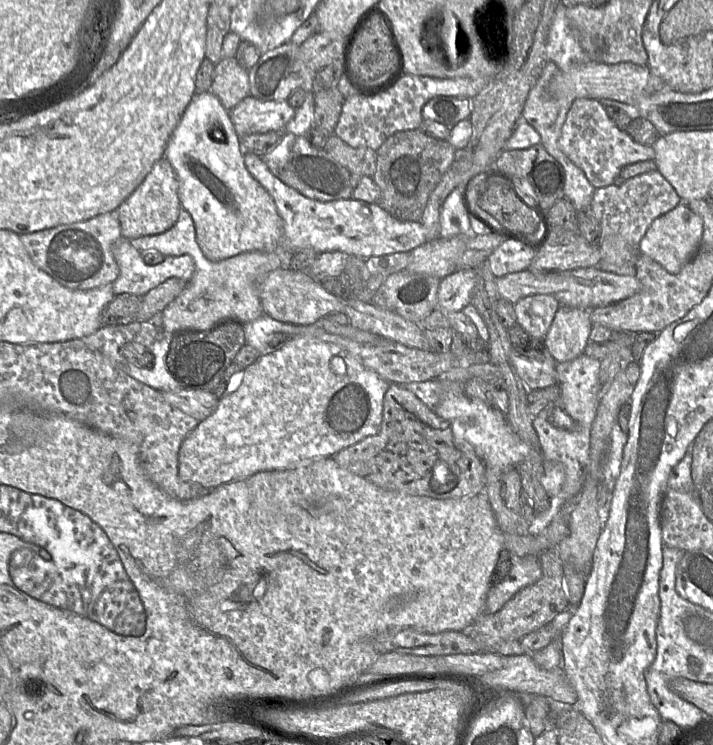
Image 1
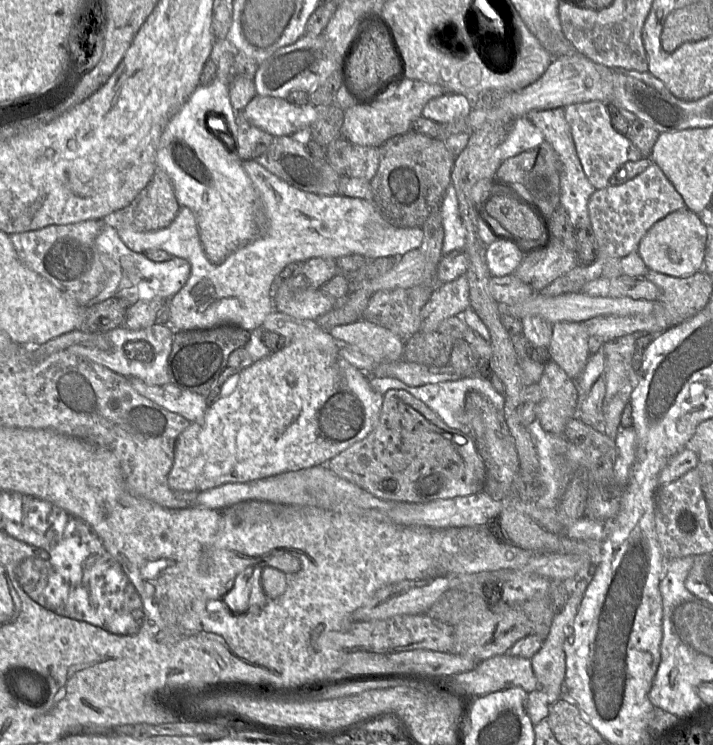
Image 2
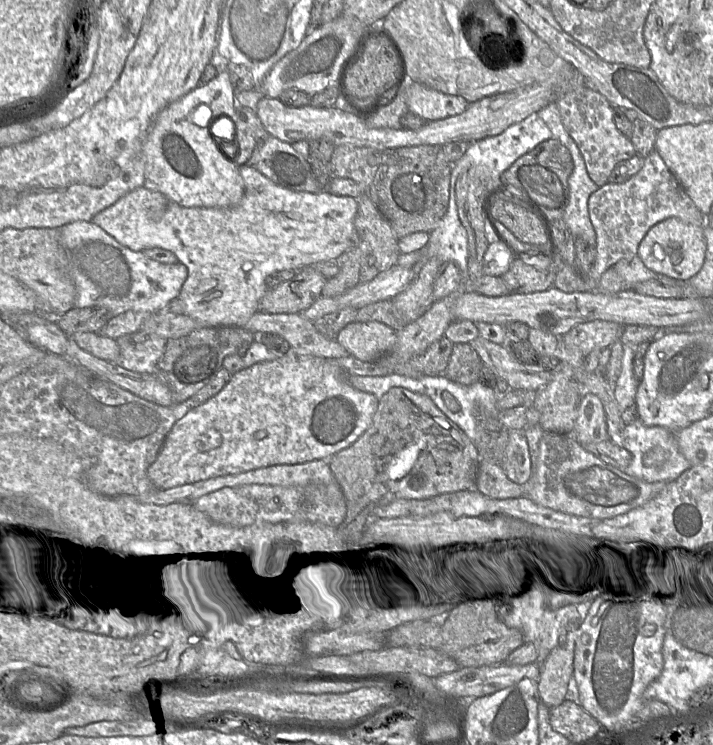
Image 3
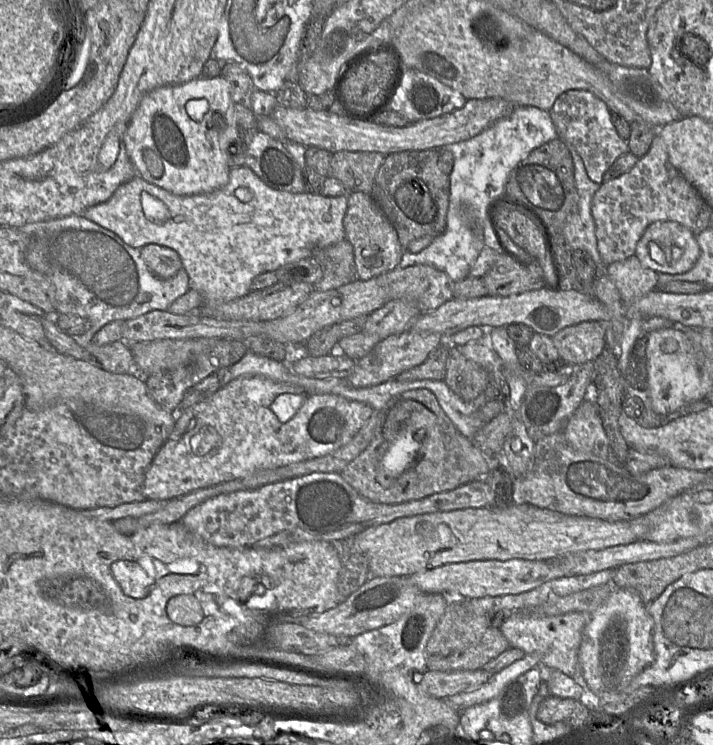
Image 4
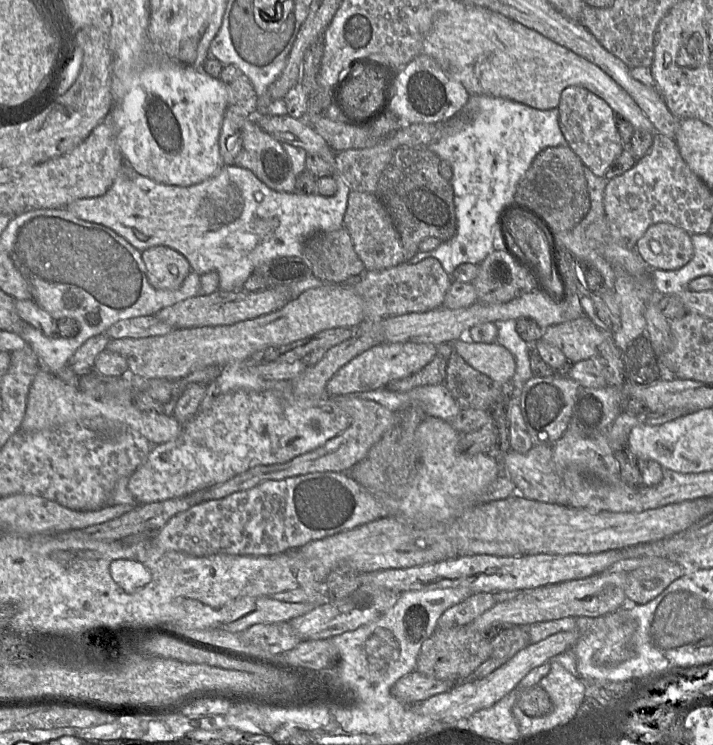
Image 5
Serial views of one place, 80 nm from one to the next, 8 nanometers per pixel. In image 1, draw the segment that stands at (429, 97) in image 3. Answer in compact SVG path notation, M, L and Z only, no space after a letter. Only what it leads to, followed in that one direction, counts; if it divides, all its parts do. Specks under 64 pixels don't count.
M438 96L430 99L422 109L423 120L432 120L453 128L470 117L472 98Z

